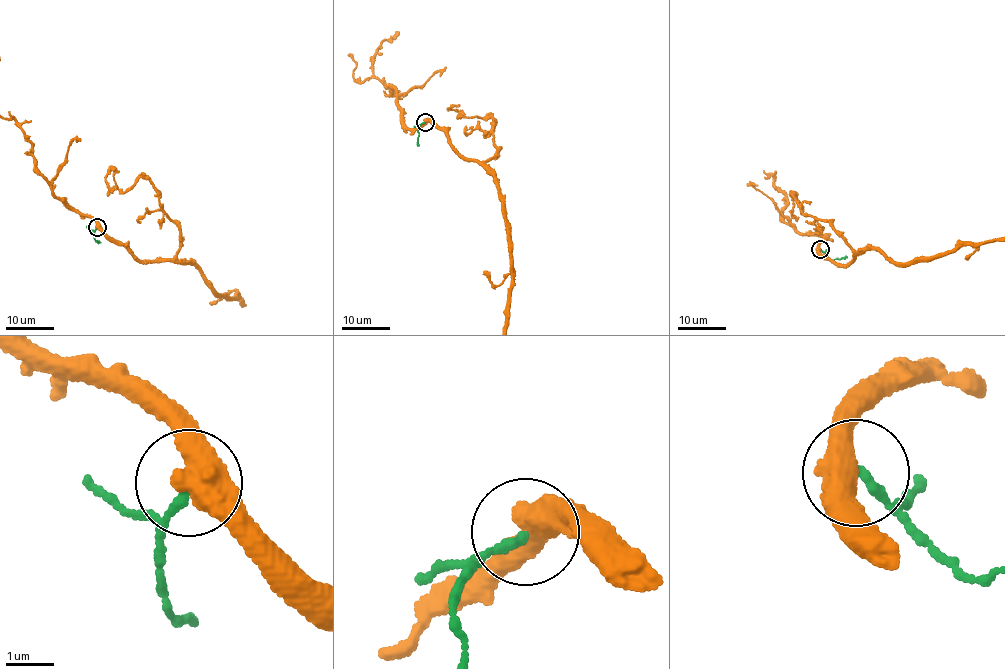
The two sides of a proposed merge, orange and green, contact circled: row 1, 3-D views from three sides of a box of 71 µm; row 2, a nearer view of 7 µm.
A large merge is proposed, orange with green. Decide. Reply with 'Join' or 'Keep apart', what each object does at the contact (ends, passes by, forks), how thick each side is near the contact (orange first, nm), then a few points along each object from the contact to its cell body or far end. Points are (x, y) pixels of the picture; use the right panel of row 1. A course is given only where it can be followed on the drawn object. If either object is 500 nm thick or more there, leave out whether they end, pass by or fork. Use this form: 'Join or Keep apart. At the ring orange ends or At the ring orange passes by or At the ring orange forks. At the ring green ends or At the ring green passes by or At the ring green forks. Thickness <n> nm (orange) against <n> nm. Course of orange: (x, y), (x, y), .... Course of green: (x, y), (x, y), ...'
Keep apart. Thickness 550 nm (orange) against 200 nm. Course of green: (819, 249), (831, 260), (846, 257)

